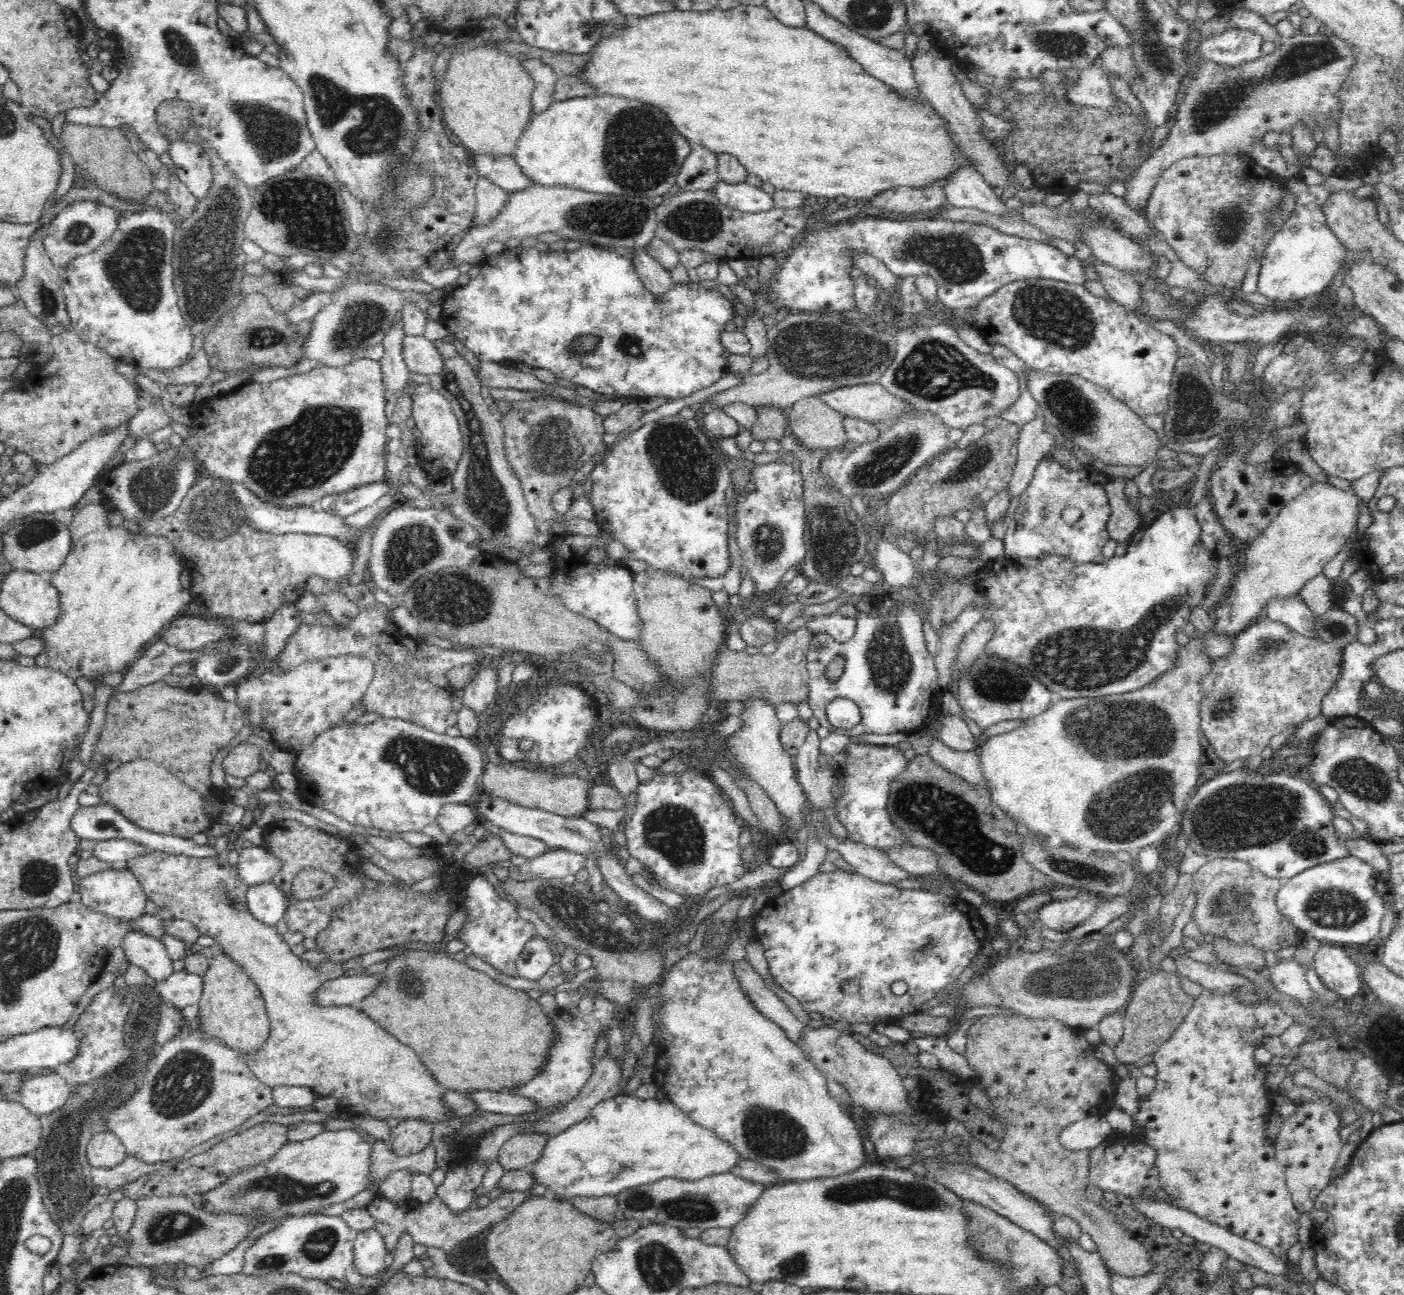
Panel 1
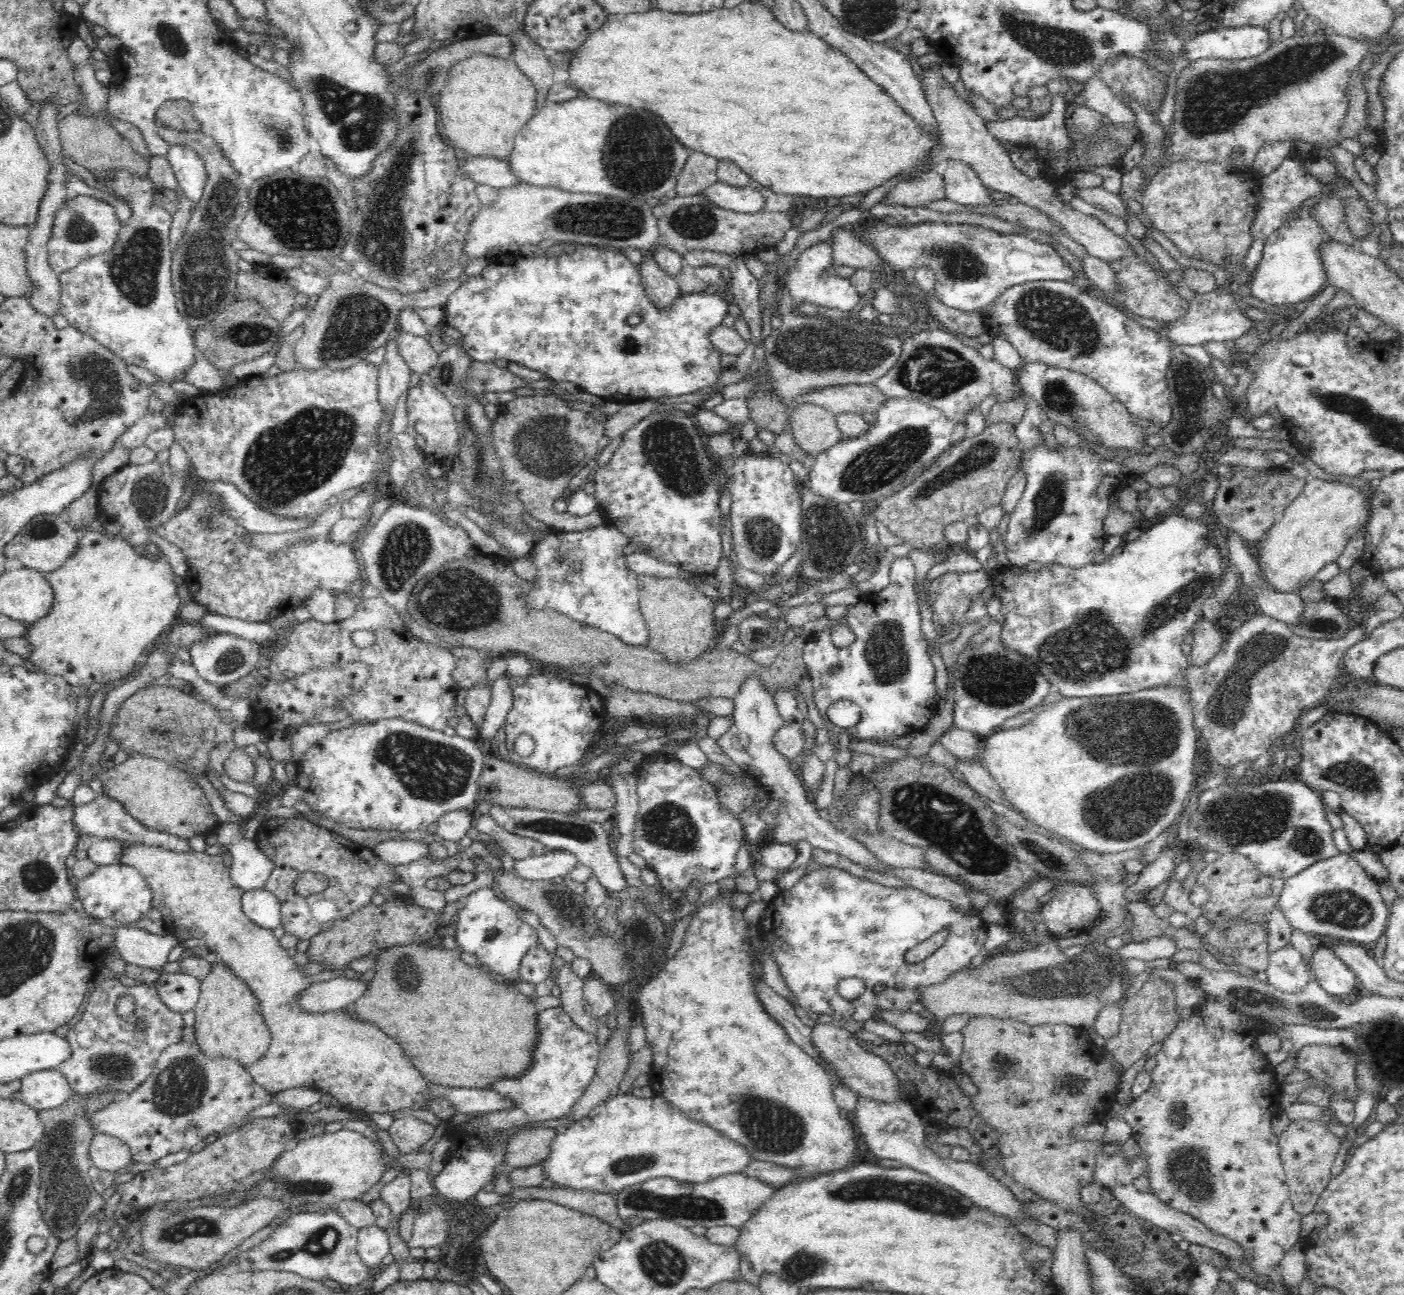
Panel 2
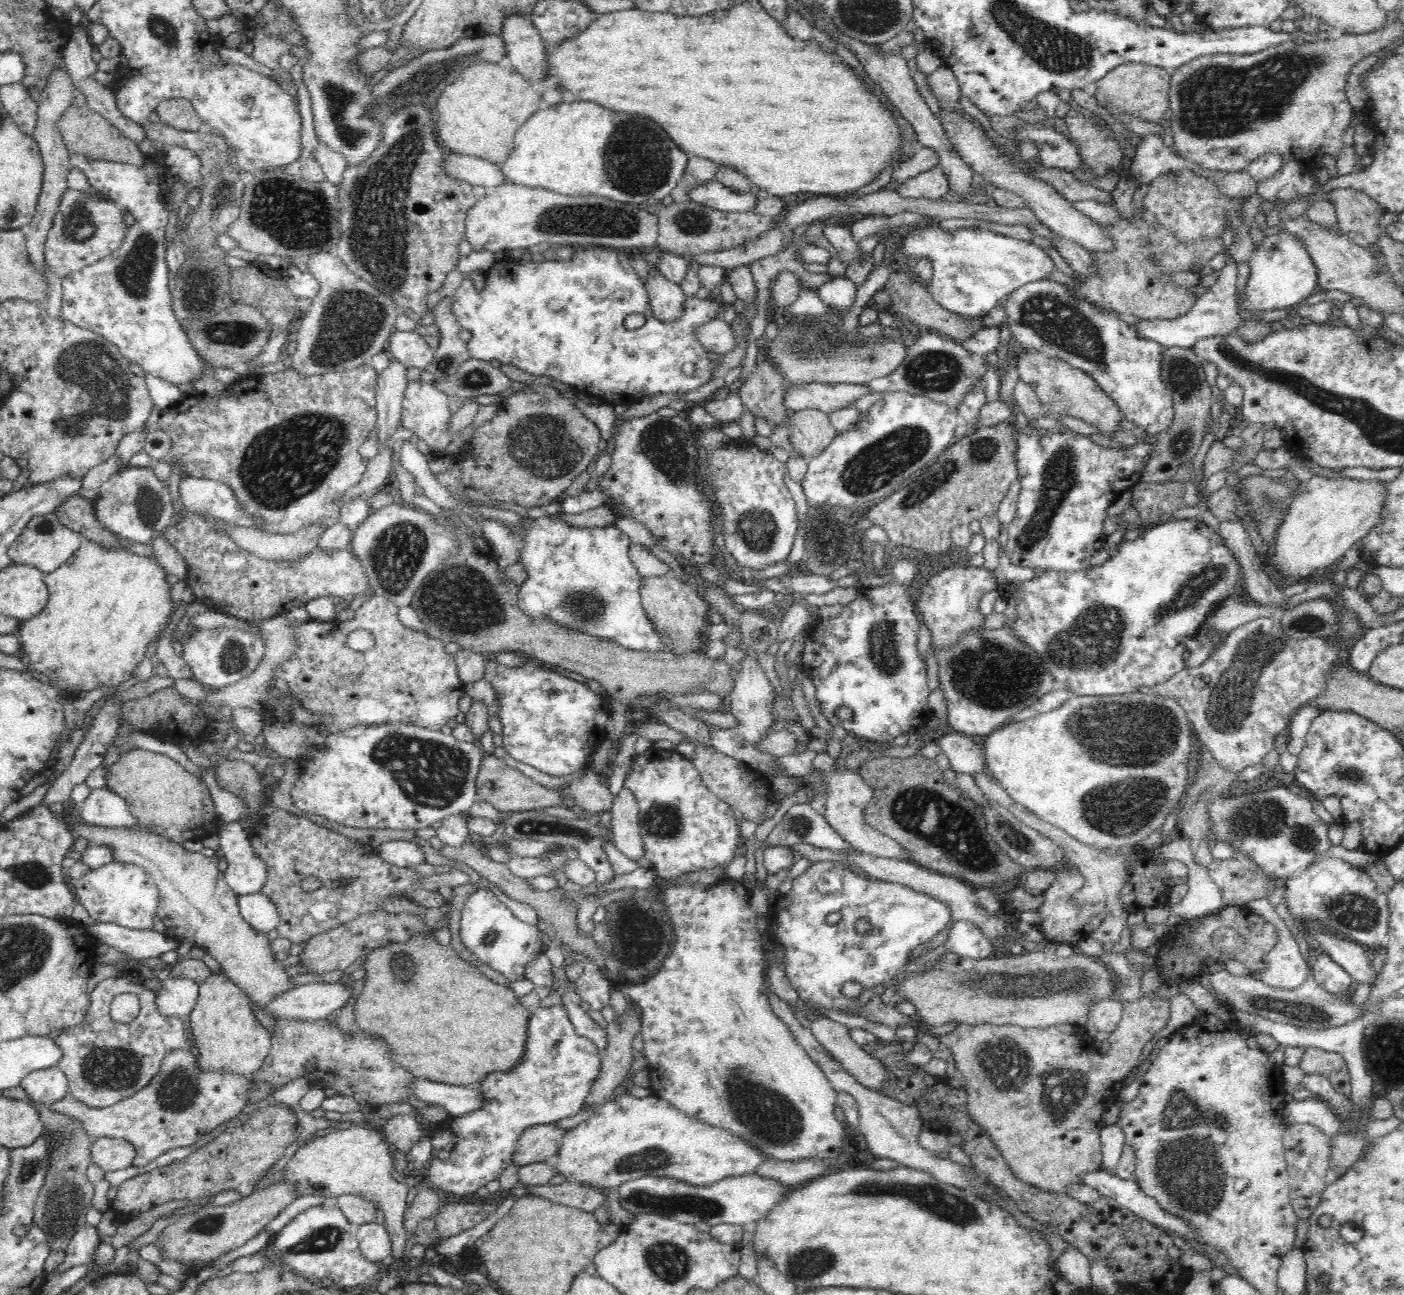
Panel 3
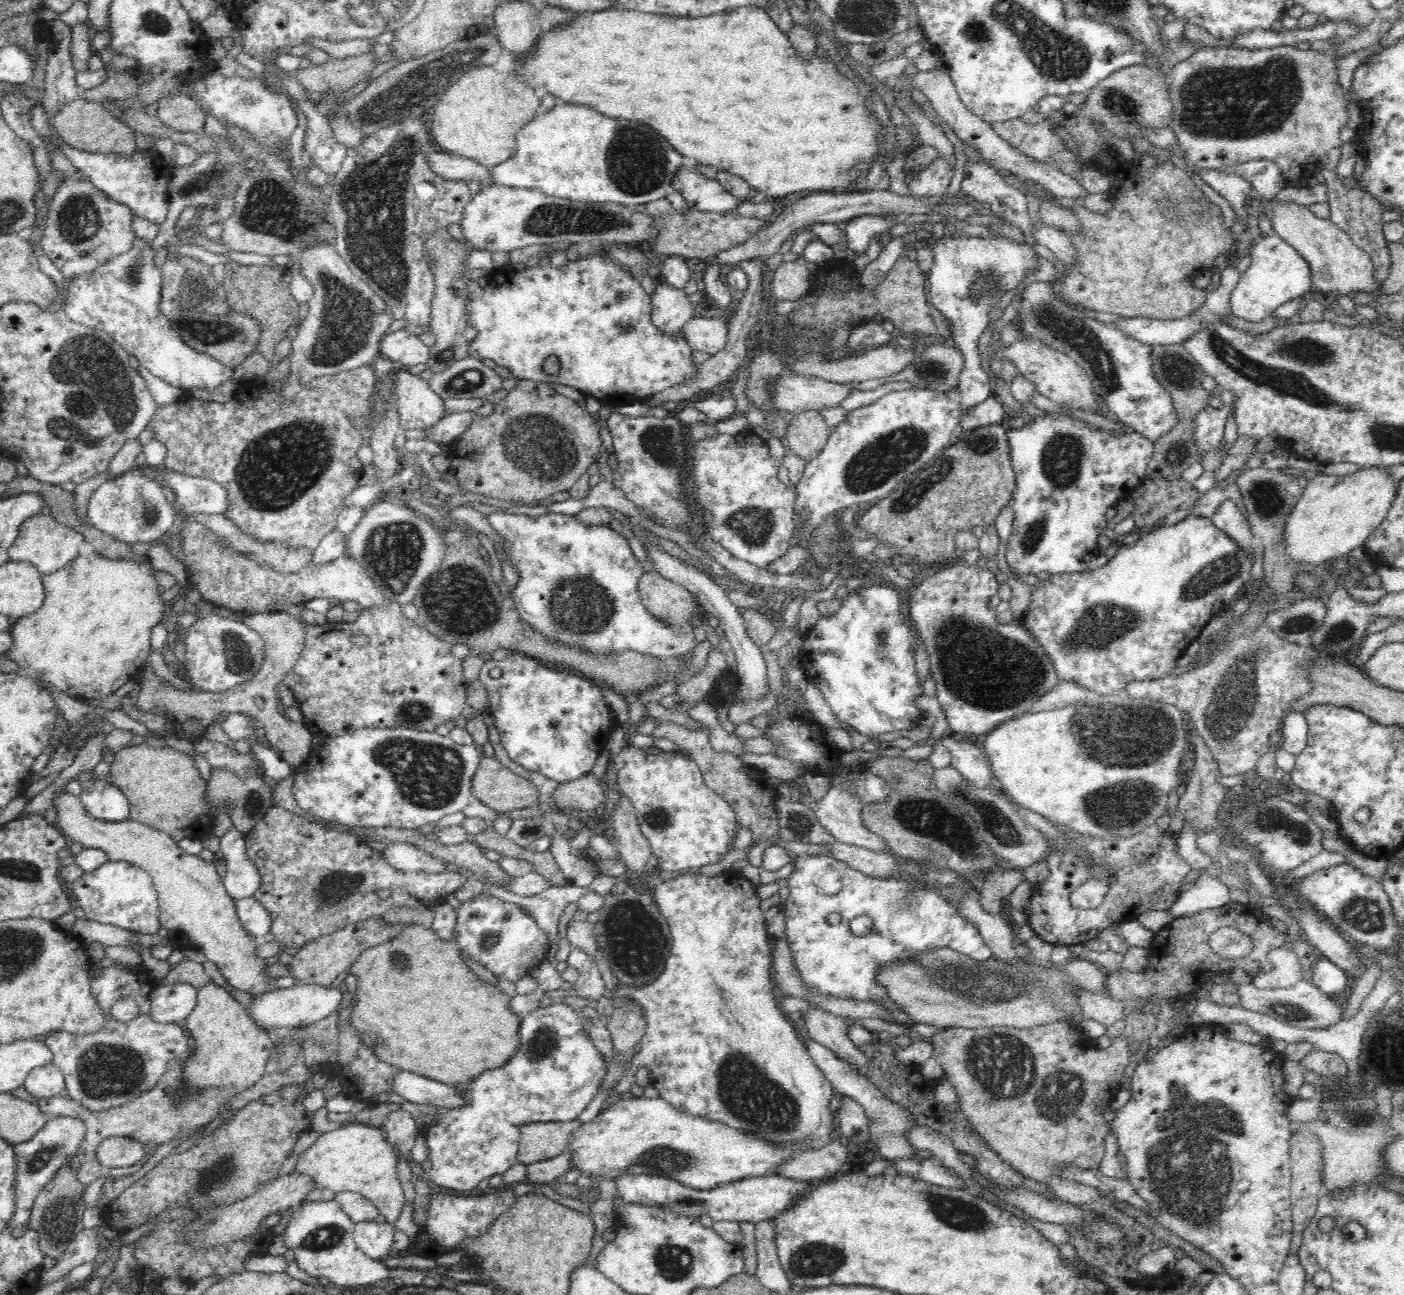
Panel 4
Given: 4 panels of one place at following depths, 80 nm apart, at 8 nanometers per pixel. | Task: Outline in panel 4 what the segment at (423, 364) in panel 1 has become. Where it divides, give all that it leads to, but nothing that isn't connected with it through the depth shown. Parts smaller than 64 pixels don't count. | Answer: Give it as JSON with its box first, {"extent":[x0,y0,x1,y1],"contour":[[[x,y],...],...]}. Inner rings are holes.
{"extent":[380,329,430,366],"contour":[[[399,329],[382,338],[380,355],[386,356],[397,365],[416,366],[426,364],[430,359],[430,347],[419,335]]]}

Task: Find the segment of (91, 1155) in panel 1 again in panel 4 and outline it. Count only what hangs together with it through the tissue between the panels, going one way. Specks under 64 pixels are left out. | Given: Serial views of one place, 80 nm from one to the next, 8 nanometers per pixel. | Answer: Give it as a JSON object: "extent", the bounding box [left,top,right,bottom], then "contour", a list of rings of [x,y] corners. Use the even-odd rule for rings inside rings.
{"extent":[95,1136,145,1168],"contour":[[[125,1136],[110,1137],[100,1141],[95,1156],[101,1168],[126,1168],[136,1164],[145,1155],[143,1144]]]}

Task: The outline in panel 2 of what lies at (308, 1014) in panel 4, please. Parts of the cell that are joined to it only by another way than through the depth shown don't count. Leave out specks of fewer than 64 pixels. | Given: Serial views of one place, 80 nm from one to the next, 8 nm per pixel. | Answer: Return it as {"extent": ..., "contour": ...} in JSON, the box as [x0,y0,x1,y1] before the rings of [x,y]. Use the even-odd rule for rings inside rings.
{"extent":[298,976,371,1012],"contour":[[[346,976],[315,982],[302,994],[298,1005],[310,1012],[351,1008],[370,988],[370,982],[371,980],[356,980]]]}

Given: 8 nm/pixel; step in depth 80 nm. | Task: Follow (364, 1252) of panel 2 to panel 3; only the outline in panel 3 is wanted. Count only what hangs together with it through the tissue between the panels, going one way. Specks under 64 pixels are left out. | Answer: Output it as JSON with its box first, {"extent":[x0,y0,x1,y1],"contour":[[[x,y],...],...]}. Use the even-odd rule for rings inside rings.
{"extent":[357,1222,391,1263],"contour":[[[376,1222],[357,1227],[357,1240],[361,1255],[368,1262],[380,1263],[391,1256],[391,1238],[385,1225]]]}

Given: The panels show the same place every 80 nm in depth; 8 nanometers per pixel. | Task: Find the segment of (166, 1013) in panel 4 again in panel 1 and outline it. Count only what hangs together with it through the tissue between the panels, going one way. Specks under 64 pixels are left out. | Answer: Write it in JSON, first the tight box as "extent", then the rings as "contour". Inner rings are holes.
{"extent":[156,970,204,1009],"contour":[[[185,970],[175,972],[170,978],[156,983],[161,998],[168,1004],[181,1009],[199,1004],[203,994],[204,979]]]}

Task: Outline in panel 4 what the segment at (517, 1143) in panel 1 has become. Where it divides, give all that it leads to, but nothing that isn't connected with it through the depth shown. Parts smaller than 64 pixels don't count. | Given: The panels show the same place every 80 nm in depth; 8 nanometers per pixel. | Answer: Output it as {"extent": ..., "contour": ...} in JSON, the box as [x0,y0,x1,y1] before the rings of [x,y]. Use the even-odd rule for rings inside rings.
{"extent":[517,1119,581,1165],"contour":[[[579,1119],[526,1124],[521,1128],[517,1161],[529,1165],[558,1156],[581,1124]]]}

